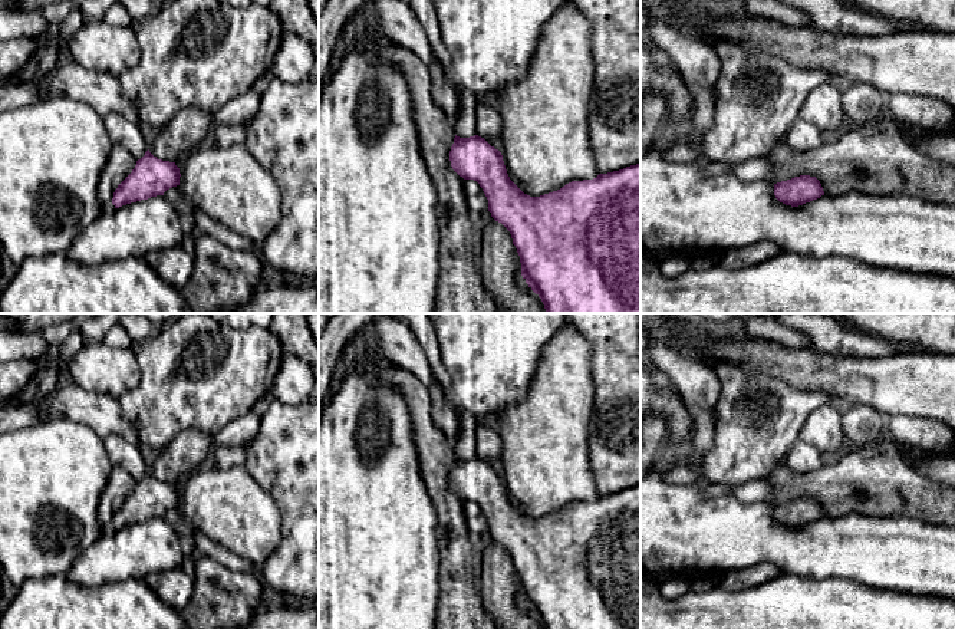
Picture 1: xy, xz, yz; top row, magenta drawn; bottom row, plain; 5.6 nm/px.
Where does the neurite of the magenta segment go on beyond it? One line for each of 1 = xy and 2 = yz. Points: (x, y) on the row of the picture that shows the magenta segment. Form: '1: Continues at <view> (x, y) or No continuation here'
1: Continues at xy (108, 207)
2: No continuation here

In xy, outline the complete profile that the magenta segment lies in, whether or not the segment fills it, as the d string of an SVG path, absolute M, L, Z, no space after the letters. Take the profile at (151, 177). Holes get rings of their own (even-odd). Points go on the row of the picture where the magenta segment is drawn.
M148 149L136 161L132 172L118 185L112 201L101 204L102 213L112 213L122 205L164 195L167 190L180 185L180 177L175 162L158 159Z

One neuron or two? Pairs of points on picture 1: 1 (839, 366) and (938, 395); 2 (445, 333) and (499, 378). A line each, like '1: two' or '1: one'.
1: one
2: one

